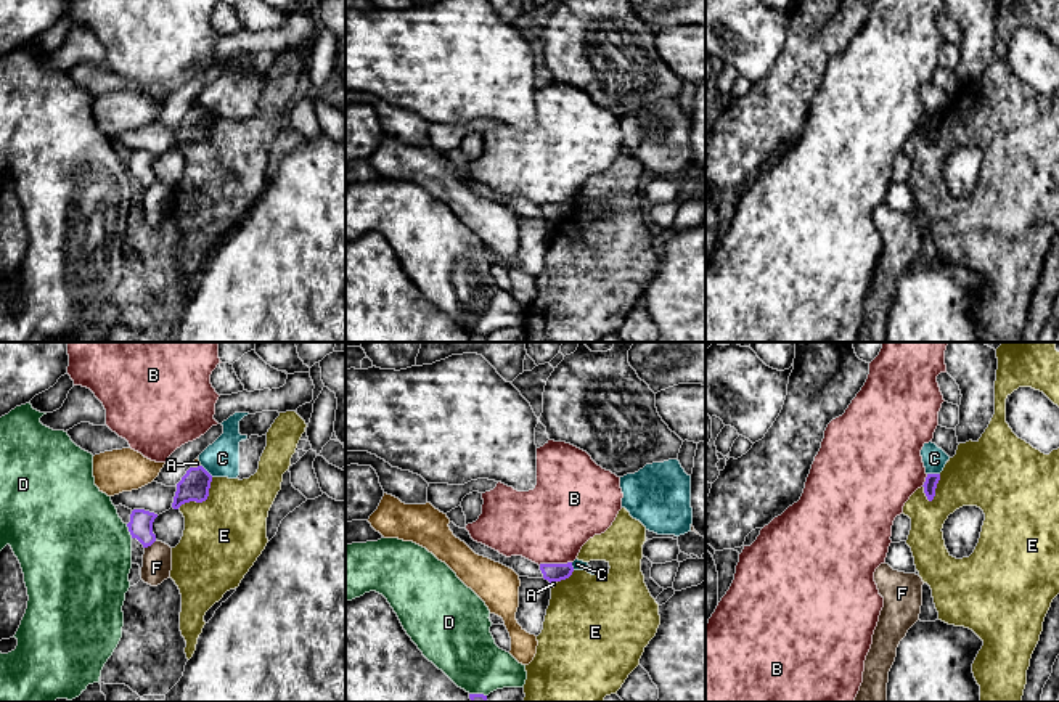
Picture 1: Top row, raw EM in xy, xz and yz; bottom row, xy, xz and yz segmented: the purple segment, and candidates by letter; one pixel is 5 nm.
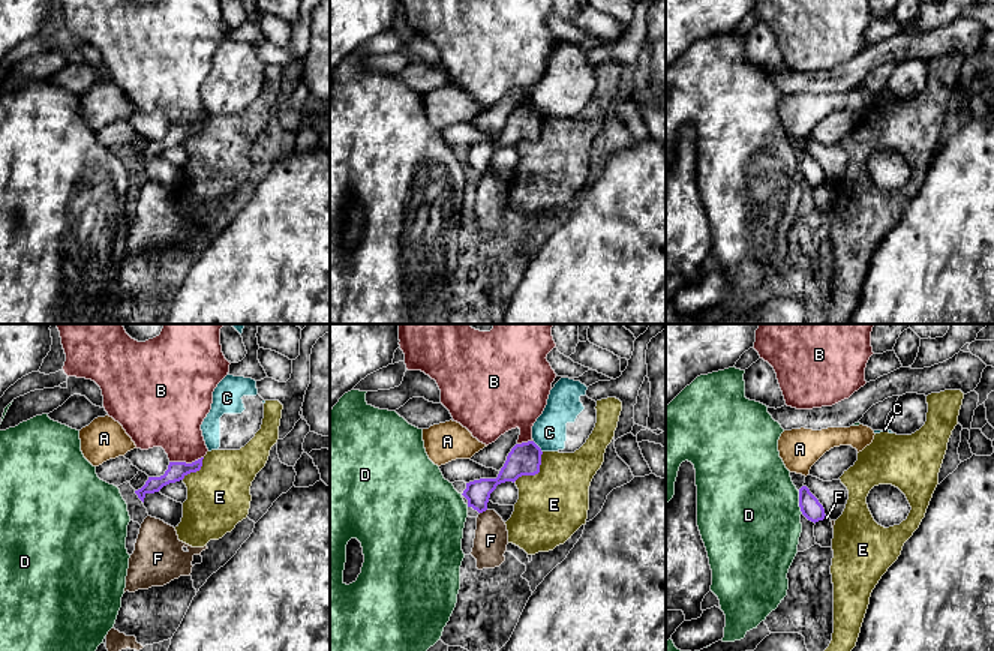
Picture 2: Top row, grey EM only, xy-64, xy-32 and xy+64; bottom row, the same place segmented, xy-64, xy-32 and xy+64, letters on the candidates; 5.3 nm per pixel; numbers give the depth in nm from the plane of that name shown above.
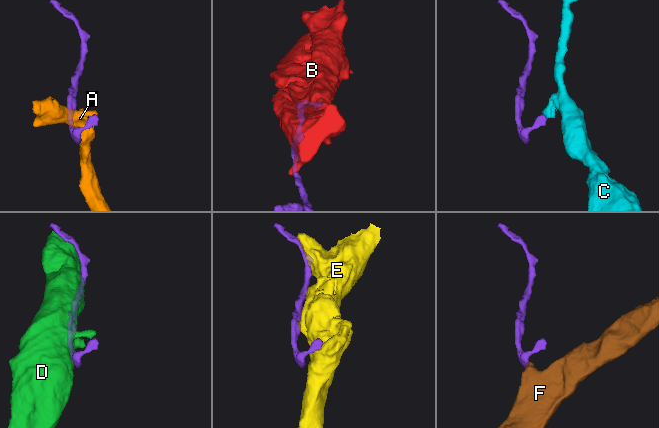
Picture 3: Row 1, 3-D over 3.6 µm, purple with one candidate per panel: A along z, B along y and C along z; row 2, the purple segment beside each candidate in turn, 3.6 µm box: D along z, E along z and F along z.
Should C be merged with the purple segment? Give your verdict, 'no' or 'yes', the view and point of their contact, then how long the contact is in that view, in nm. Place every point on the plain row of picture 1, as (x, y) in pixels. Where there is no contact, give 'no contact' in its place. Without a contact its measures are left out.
no | yz (934, 114) | 60 nm

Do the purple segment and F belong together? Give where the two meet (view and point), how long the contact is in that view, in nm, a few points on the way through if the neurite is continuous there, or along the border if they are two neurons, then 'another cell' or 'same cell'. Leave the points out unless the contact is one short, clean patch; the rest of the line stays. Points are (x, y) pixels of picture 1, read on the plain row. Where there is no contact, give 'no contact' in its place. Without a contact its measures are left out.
xy (150, 185) | 80 nm | along xy (156, 180), (145, 188) | another cell

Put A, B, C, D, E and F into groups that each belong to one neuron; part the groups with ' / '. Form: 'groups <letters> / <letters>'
groups A / B / C / D / E / F

